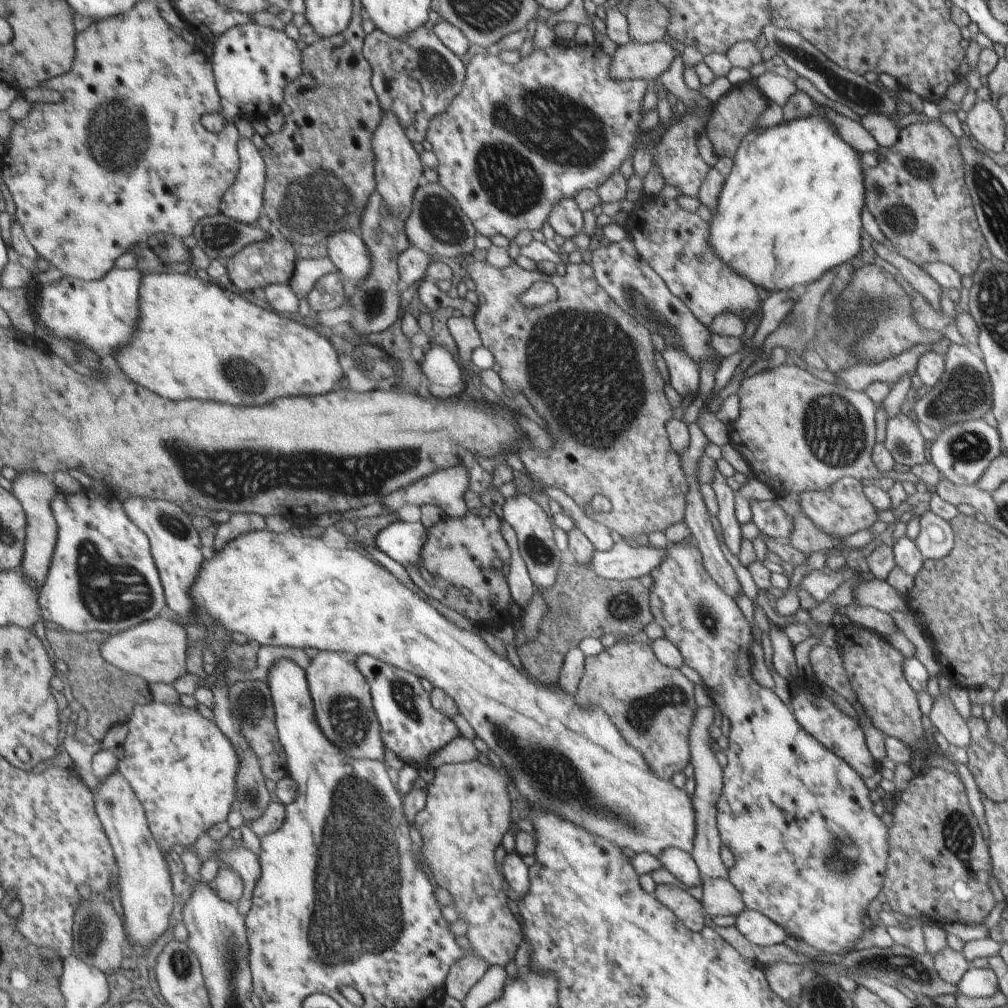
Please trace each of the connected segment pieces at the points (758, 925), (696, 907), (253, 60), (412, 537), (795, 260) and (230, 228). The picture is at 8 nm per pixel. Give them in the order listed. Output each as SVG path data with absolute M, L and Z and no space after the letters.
M745 909L735 916L735 929L749 942L758 946L780 944L787 938L785 930L759 912Z
M657 884L653 896L659 904L670 909L690 932L701 931L701 926L705 922L701 914L704 909L691 894L687 894L685 890L681 890L681 887L673 884Z
M245 24L231 28L225 36L213 43L211 54L214 76L218 86L221 112L203 116L203 125L211 132L223 132L236 117L264 117L286 102L286 88L303 74L303 50L285 32L259 25Z
M391 522L375 536L375 548L402 567L405 564L417 566L421 578L431 585L432 576L421 566L421 548L425 546L425 542L426 530L420 522Z
M809 114L805 118L795 118L791 122L777 124L777 126L763 129L751 130L746 139L742 141L742 147L735 152L732 157L732 166L729 175L724 178L724 184L717 198L717 208L712 212L711 220L708 224L711 230L711 250L715 256L739 272L739 276L745 276L753 286L759 286L763 290L775 292L775 290L789 290L791 286L803 286L809 282L815 282L821 274L831 270L837 264L843 264L845 260L853 258L859 253L859 244L861 244L861 222L859 222L859 212L863 208L863 186L866 186L866 178L861 180L861 168L857 162L857 152L847 146L827 124L827 120L819 114Z
M222 213L203 219L195 228L193 236L199 248L203 248L209 258L223 262L241 252L247 244L271 238L271 234L259 228L258 224L249 226Z

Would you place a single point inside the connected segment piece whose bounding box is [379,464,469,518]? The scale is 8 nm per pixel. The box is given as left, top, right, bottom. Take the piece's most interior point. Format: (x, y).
(444, 489)

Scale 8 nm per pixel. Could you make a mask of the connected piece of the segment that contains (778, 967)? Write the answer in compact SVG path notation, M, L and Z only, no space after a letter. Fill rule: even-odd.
M775 962L775 964L765 965L765 968L767 968L766 978L771 990L782 1000L791 1001L791 998L797 998L799 992L802 992L799 984L801 966Z

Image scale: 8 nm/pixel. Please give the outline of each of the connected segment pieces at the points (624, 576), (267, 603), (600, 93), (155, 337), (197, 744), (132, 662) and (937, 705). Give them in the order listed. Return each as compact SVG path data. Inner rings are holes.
M617 542L607 552L594 550L585 569L608 580L635 580L659 568L667 548L637 546L630 542Z
M257 530L249 532L235 541L229 542L227 548L221 552L214 552L210 560L205 560L197 584L191 590L191 596L195 596L195 604L199 604L199 616L197 616L197 624L202 624L207 628L207 624L221 624L227 628L227 632L239 632L245 634L248 640L255 641L261 646L285 646L294 648L315 648L320 650L329 650L347 654L350 657L367 654L373 656L377 660L382 661L385 665L390 665L406 672L413 673L414 676L424 678L429 681L435 688L439 688L445 692L457 706L458 714L461 715L467 724L475 732L475 736L482 740L489 751L492 751L505 770L509 770L511 780L515 780L515 789L519 796L525 800L527 806L535 806L541 808L545 812L553 812L555 816L578 825L591 836L597 836L607 840L609 844L615 844L618 848L628 849L636 854L646 852L653 857L661 855L661 852L667 848L677 848L683 852L691 853L694 846L694 838L696 834L696 816L694 810L694 800L685 792L683 788L673 786L671 780L661 780L657 778L645 758L641 756L641 752L633 750L631 746L623 744L621 736L617 734L617 730L613 728L613 724L607 720L607 716L603 714L603 710L595 704L589 706L579 706L579 702L575 702L574 696L562 685L557 682L544 683L539 682L529 673L524 675L515 669L507 660L495 656L491 649L480 638L479 634L467 632L467 630L459 630L457 626L453 626L451 622L447 622L445 618L441 618L441 614L435 612L435 608L431 608L427 602L423 602L421 598L415 596L415 592L411 592L409 588L405 588L403 584L399 584L387 570L375 566L373 562L369 562L365 556L359 556L355 552L355 548L334 548L327 546L320 538L310 538L307 536L295 536L290 531L285 534L277 534L271 530Z
M573 41L569 43L555 42L551 46L547 46L547 48L533 50L526 57L519 58L519 61L515 64L506 64L498 55L489 54L485 50L475 54L469 60L466 80L463 86L463 96L459 96L459 100L455 100L455 108L451 108L451 112L443 112L439 116L439 120L435 120L435 124L431 124L431 136L426 136L426 140L431 145L435 158L437 158L436 171L439 184L457 200L459 208L469 218L475 234L481 234L481 236L485 236L487 239L498 234L510 241L515 236L518 236L519 232L541 229L543 223L549 219L555 204L559 203L559 200L573 199L583 189L595 191L602 183L606 183L612 175L615 175L623 160L627 160L631 154L633 156L635 150L641 148L641 146L645 146L649 150L651 161L653 160L657 164L664 184L675 186L684 196L689 196L690 198L697 197L699 184L701 184L701 180L705 179L705 174L707 174L709 168L707 168L707 164L697 154L695 138L697 138L697 134L703 132L703 124L705 124L705 120L709 122L709 116L705 112L701 114L701 112L685 112L682 109L671 109L671 124L661 134L661 140L653 146L648 140L643 141L642 137L646 132L641 132L640 144L637 144L635 138L637 138L637 132L639 132L641 98L643 98L643 92L645 92L643 90L645 82L641 82L641 80L611 80L611 76L609 76L610 66L611 55L604 54L601 46L597 46L595 43L583 46L583 44L575 44Z
M181 272L147 274L143 275L141 286L141 320L137 336L133 344L123 348L114 359L114 366L137 384L171 400L201 398L239 406L259 406L283 396L301 396L301 382L305 388L303 394L317 396L333 390L339 380L341 366L337 356L341 353L325 334L313 329L283 318L273 310L265 310L239 294L221 288L215 281L205 282Z
M153 701L144 706L135 705L127 725L129 734L123 746L126 753L121 770L142 801L151 831L163 852L172 852L175 846L188 850L215 824L228 822L233 802L238 798L241 756L215 719L208 720L193 708Z
M158 617L129 628L126 632L110 635L100 646L100 652L105 661L130 675L139 676L148 683L173 685L189 672L187 670L189 634L187 628L184 630L183 624Z
M941 694L932 700L928 714L933 731L938 732L951 748L966 748L970 735L966 722L957 714L947 694Z

